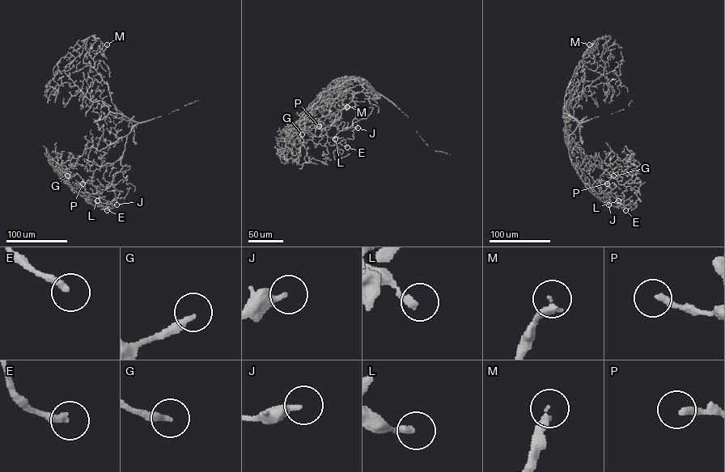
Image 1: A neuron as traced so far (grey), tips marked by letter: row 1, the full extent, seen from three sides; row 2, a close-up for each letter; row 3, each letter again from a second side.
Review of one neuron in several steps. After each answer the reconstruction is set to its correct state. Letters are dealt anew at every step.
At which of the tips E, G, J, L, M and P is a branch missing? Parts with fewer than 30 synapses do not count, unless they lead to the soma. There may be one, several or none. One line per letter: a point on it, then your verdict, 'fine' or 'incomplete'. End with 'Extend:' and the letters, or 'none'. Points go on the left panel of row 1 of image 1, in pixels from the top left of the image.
E: place (107, 210); incomplete
G: place (67, 175); fine
J: place (116, 204); incomplete
L: place (97, 200); fine
M: place (107, 44); incomplete
P: place (82, 183); fine
Extend: E, J, M

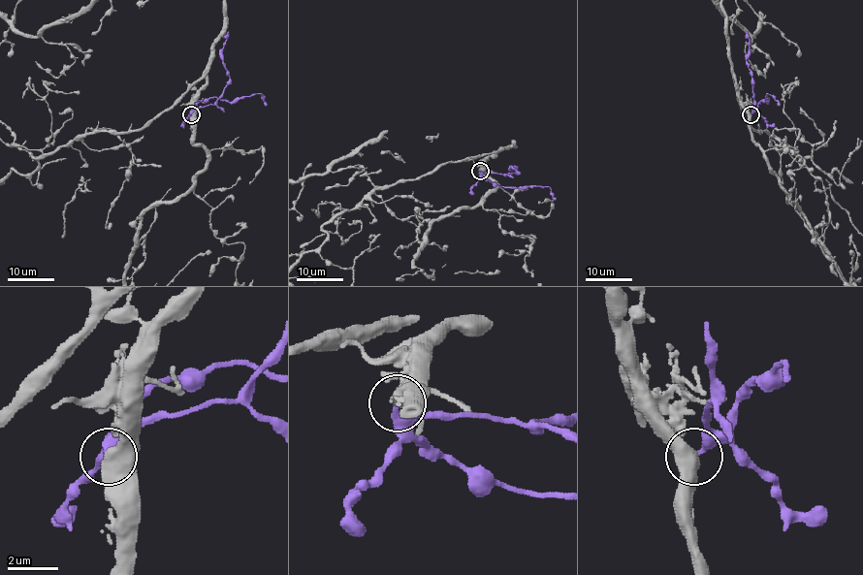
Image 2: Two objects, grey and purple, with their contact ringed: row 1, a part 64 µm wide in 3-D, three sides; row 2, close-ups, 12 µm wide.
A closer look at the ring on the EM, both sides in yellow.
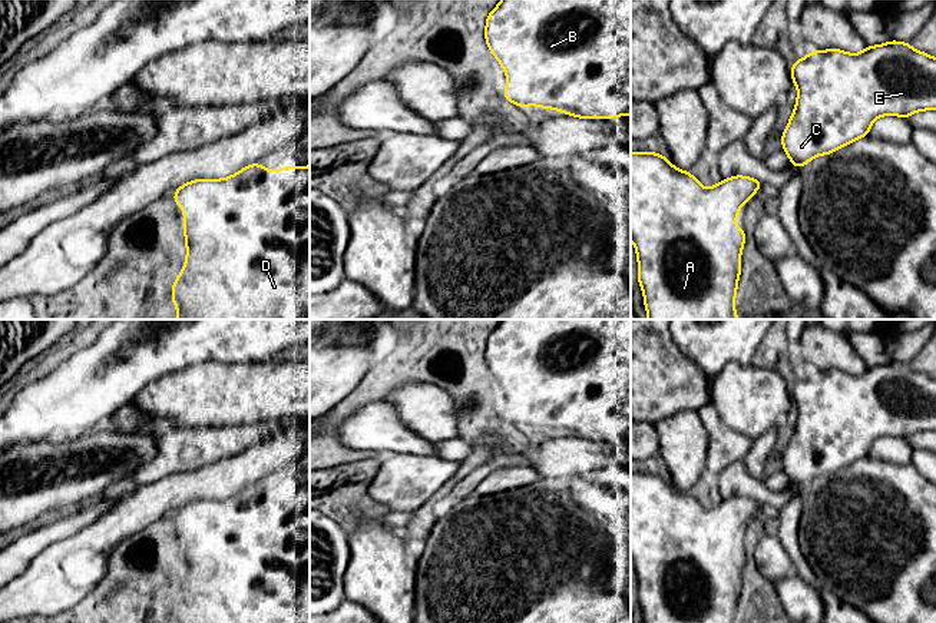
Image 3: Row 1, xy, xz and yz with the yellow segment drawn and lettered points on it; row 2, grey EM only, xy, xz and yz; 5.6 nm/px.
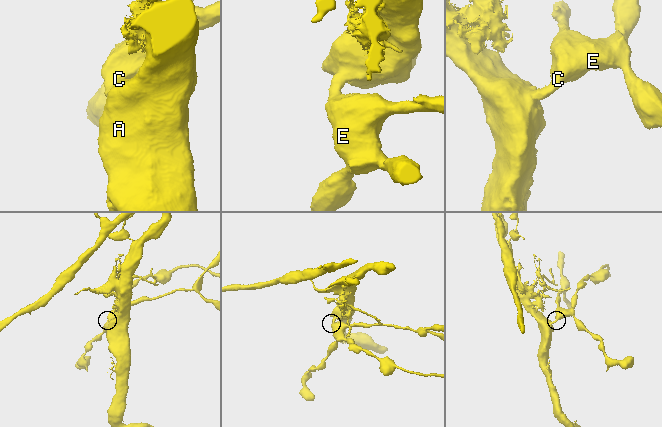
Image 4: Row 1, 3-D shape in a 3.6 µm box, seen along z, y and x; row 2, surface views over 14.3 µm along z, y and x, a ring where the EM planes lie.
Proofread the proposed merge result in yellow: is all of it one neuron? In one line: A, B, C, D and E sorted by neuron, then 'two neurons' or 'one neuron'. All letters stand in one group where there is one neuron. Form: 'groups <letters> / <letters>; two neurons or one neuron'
groups A B C D E; one neuron

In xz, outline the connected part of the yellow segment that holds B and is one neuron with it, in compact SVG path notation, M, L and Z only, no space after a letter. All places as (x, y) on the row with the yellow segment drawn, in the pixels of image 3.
M502 0L487 16L484 39L506 73L505 100L581 119L631 115L631 0Z

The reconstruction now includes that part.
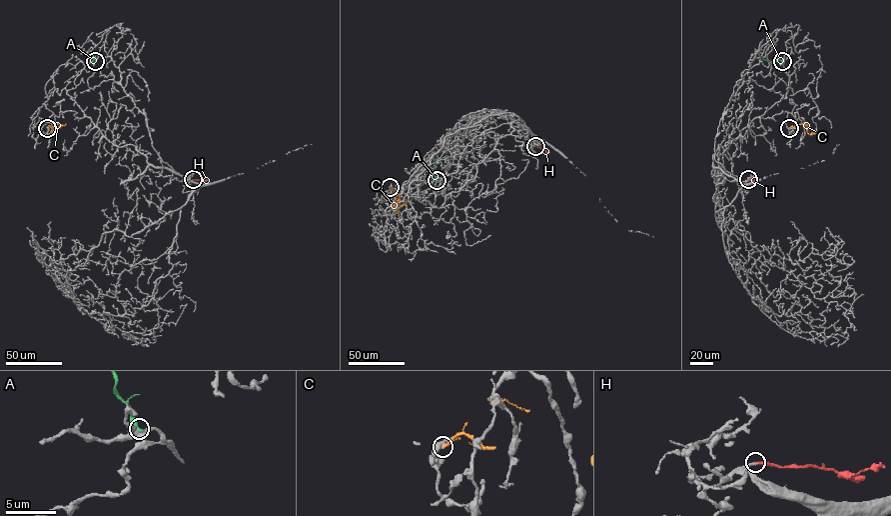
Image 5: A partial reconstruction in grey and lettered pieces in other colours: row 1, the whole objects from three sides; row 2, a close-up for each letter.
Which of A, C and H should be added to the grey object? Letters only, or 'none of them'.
H

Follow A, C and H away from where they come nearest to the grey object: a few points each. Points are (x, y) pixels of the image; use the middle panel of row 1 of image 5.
A: (437, 180), (434, 171), (438, 157)
C: (390, 187), (399, 197), (393, 204), (398, 211), (395, 212)
H: (535, 146), (549, 152)

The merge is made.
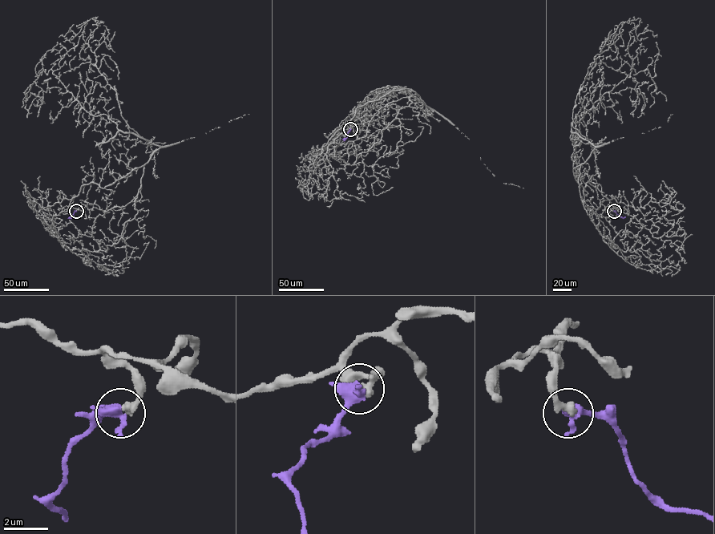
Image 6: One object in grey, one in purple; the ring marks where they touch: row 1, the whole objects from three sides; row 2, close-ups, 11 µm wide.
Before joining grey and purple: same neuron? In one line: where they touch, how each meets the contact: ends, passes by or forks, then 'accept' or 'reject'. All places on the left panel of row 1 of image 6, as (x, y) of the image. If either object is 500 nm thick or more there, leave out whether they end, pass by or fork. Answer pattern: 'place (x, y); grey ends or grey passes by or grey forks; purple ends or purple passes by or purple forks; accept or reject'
place (76, 211); grey ends; purple passes by; accept

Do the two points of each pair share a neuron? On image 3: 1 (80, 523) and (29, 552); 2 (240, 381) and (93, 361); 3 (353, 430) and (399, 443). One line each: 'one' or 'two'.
1: one
2: two
3: one

